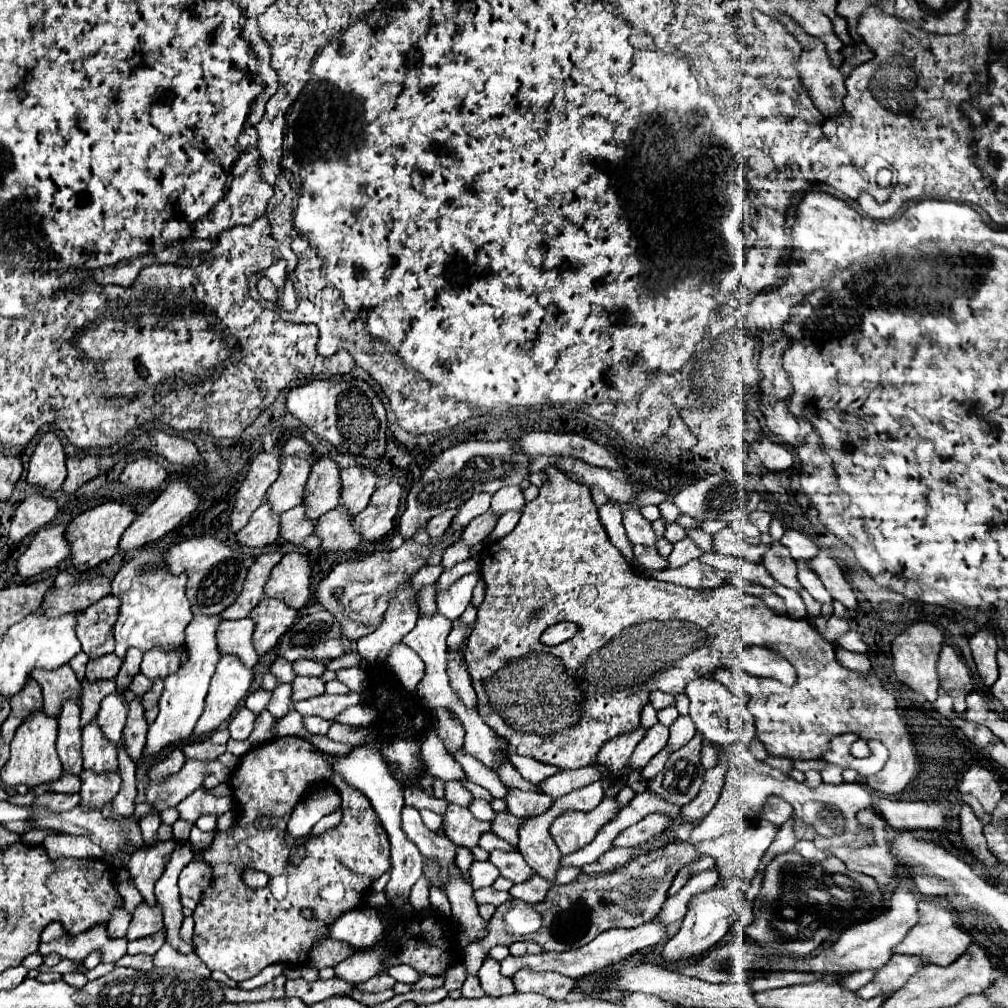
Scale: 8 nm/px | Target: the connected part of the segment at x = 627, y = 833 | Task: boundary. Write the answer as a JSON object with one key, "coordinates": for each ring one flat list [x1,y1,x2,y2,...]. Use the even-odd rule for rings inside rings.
{"coordinates":[[654,812,654,814,648,814,646,818,642,818,640,822,632,824,630,828,626,828,624,832,618,834,618,838,612,842,614,846,636,846,640,842,646,842,654,836,658,836,670,822,670,814,660,814,660,812]]}

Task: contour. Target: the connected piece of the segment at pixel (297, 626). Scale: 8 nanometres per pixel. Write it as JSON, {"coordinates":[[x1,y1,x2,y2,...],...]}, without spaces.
{"coordinates":[[326,610,298,618,294,622,294,626,280,640,280,656,290,660,290,662,296,662,300,658,314,660,314,662,330,662,330,660,340,658,342,654,346,654,350,650,354,650,354,642,350,642,348,638,342,636,340,622,334,616,330,616]]}

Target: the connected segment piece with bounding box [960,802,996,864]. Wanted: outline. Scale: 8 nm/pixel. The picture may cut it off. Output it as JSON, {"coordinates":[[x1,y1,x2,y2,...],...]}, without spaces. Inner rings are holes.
{"coordinates":[[960,802,960,806,962,806,962,810,960,810,960,824,962,824,962,826,960,826,960,832,962,832,962,836,964,836,966,848,970,848,980,862,996,864,996,858,990,854,990,850,988,850,988,846,986,846,986,838,984,838,984,834,982,834,984,824,974,816,974,812,970,810,968,804]]}

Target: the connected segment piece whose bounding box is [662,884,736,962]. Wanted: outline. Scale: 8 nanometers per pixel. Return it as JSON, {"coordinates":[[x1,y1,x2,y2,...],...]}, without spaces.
{"coordinates":[[716,884,710,890,704,890,696,896,692,896,678,934,674,938,670,938,662,948,662,958,666,962,676,962,676,960,682,960,688,956,704,954,706,950,716,946,724,938,724,934,730,930,730,926,736,922,736,912,734,912,732,902,734,902,732,892,728,892,724,884]]}

